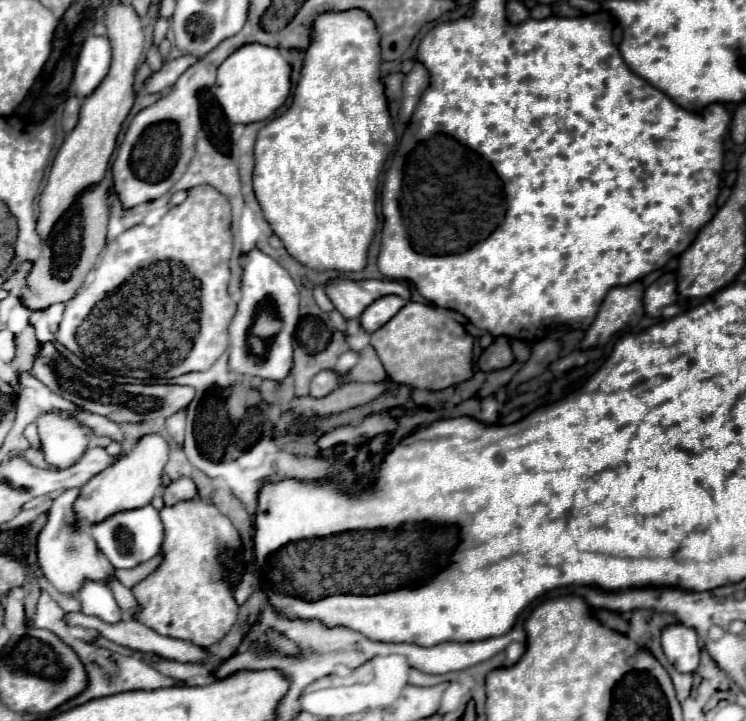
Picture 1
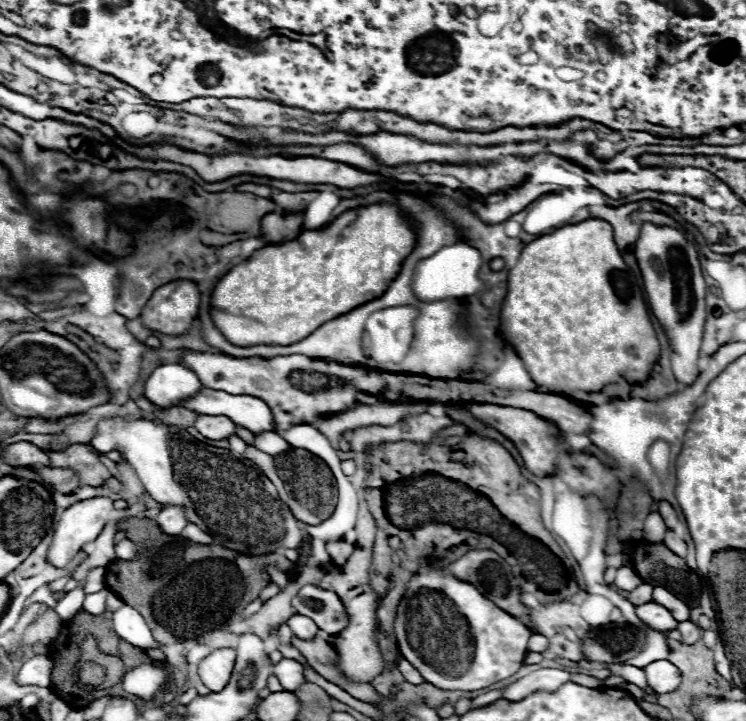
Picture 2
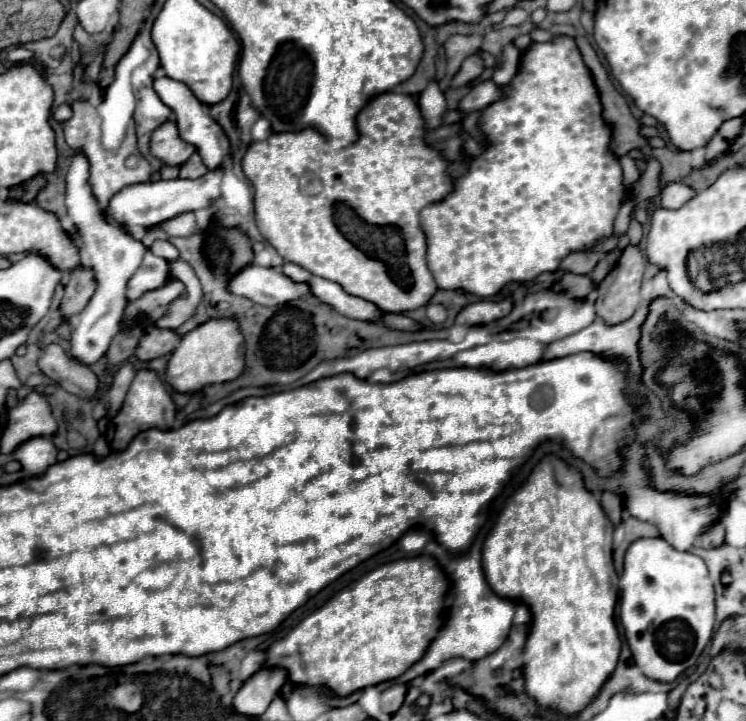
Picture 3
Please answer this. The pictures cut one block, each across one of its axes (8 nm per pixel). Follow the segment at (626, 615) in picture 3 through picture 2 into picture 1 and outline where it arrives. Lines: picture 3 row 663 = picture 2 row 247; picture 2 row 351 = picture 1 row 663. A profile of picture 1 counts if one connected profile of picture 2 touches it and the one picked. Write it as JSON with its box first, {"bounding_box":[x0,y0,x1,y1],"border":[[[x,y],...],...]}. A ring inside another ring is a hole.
{"bounding_box":[662,624,700,672],"border":[[[680,624],[662,628],[662,650],[678,672],[694,672],[700,664],[700,642],[696,630]]]}

